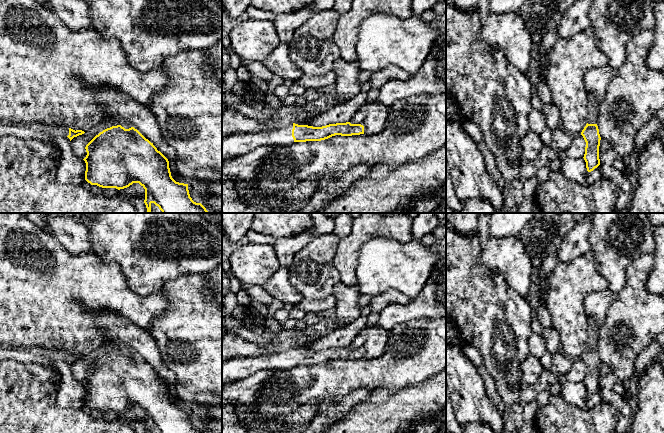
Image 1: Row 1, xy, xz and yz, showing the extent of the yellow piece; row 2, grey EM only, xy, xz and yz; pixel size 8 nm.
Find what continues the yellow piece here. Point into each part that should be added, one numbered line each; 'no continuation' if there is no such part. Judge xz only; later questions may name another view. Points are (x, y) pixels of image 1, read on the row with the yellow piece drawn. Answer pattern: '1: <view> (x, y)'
1: xz (234, 145)

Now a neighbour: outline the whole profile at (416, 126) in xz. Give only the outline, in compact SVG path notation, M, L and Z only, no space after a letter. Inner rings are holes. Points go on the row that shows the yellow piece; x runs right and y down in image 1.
M446 93L435 95L413 95L400 99L390 106L384 128L372 135L360 134L352 136L335 135L321 141L293 142L290 145L274 146L273 152L265 158L259 166L259 174L255 178L242 181L245 197L259 191L266 198L273 193L290 191L300 182L311 175L321 177L331 176L338 178L351 167L363 164L385 164L391 169L396 169L402 164L419 160L429 153L437 150L446 144Z

